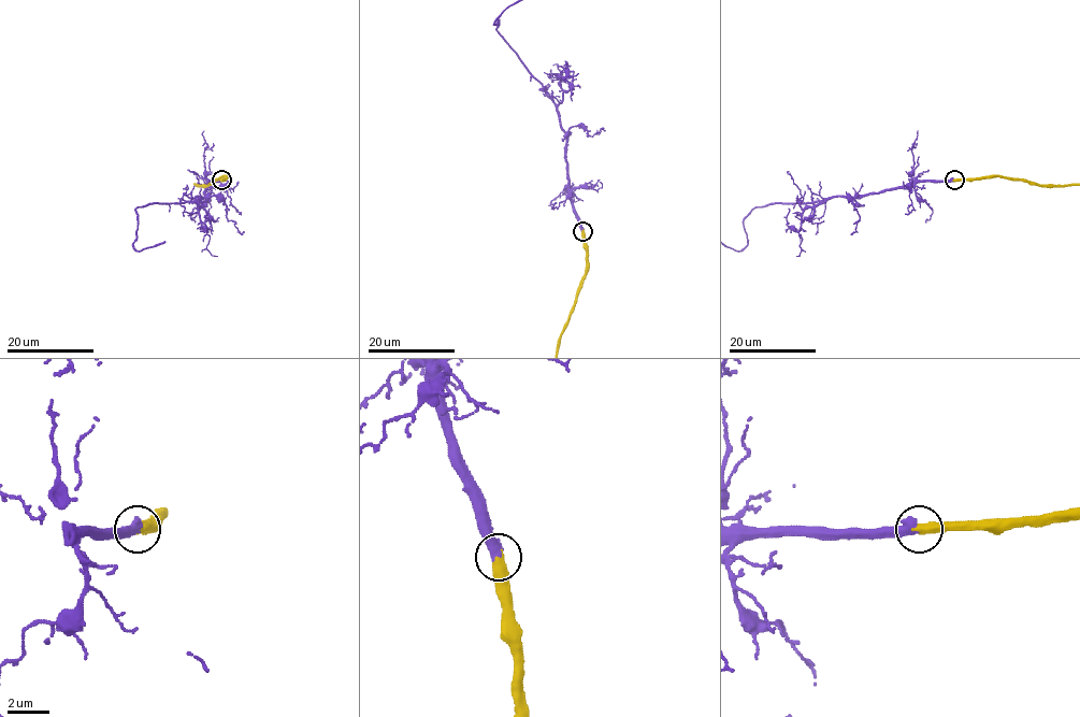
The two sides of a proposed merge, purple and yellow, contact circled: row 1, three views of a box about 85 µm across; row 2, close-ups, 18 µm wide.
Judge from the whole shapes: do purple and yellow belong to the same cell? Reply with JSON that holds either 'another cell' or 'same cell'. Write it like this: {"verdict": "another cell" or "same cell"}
{"verdict": "same cell"}

